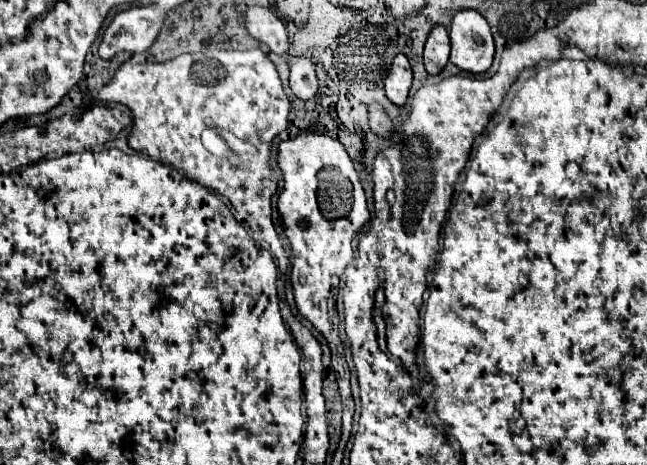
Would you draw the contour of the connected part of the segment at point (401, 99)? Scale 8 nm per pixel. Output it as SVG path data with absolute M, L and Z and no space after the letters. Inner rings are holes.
M396 55L392 63L392 71L386 77L386 95L388 99L402 107L408 99L408 91L412 85L412 67L404 55Z

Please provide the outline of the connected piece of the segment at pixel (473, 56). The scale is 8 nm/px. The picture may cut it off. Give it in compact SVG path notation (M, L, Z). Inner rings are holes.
M472 9L458 11L450 27L450 61L468 73L486 73L494 59L494 41L490 25Z

